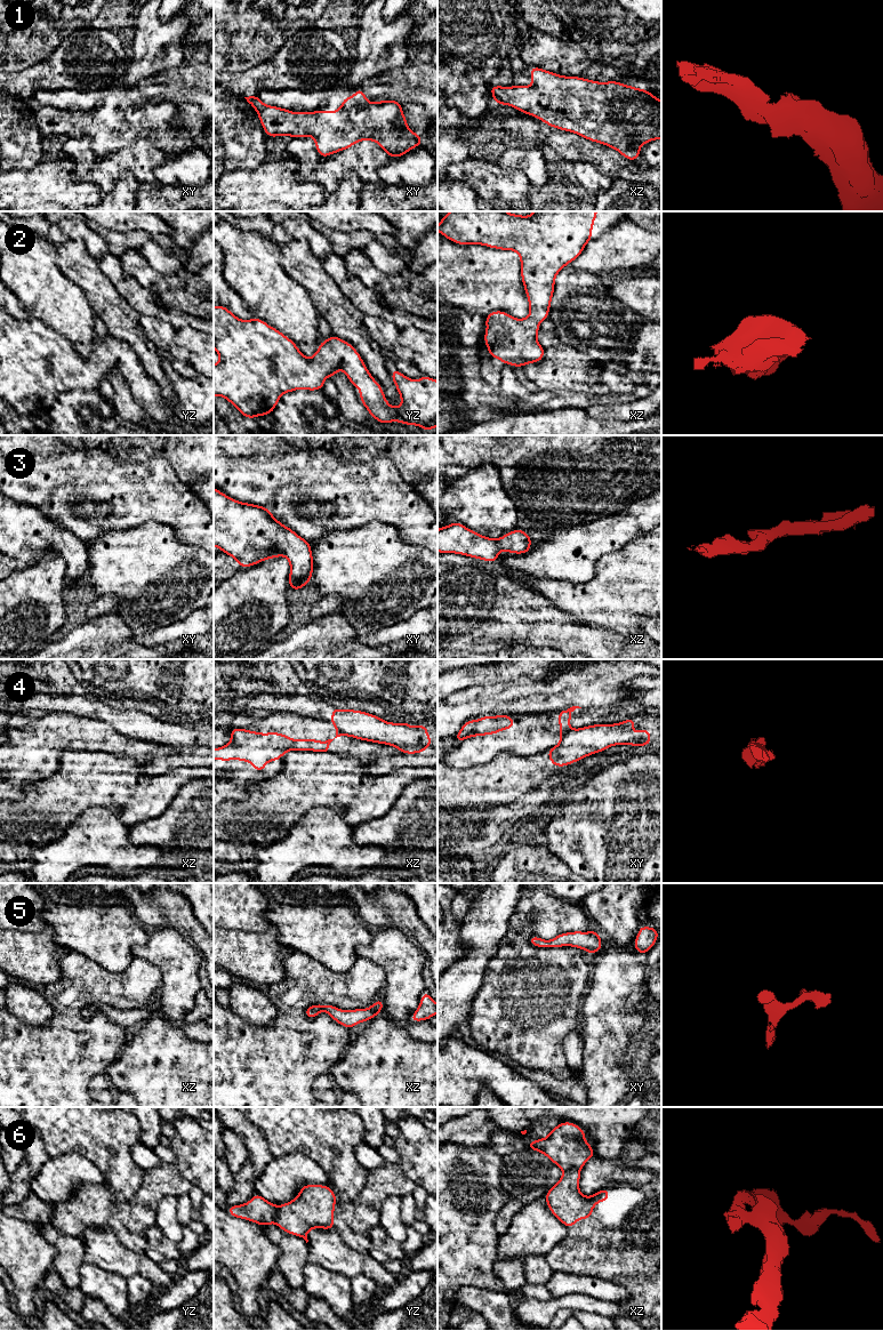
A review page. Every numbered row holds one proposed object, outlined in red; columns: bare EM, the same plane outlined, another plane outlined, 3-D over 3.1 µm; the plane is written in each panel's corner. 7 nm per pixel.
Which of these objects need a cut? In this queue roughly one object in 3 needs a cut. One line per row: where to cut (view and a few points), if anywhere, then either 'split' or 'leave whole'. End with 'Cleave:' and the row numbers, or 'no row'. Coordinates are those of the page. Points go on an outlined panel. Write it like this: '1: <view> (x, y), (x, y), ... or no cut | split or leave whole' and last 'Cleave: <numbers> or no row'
1: no cut | leave whole
2: no cut | leave whole
3: no cut | leave whole
4: xy (568, 729), (561, 740) | split
5: no cut | leave whole
6: yz (275, 1207), (277, 1221) | split
Cleave: 4, 6

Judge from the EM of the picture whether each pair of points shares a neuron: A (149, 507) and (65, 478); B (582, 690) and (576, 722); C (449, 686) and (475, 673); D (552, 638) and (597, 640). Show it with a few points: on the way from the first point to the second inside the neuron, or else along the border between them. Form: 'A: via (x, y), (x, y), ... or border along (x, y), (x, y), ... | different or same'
A: via (128, 487), (118, 478), (86, 478) | same
B: border along (582, 707), (596, 707), (599, 710) | different
C: via (456, 680), (468, 675) | same
D: via (563, 638), (586, 640) | same

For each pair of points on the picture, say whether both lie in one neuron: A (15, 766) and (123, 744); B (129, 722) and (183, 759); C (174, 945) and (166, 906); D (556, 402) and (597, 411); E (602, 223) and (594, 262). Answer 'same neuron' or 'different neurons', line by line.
A: same neuron
B: same neuron
C: different neurons
D: different neurons
E: different neurons

